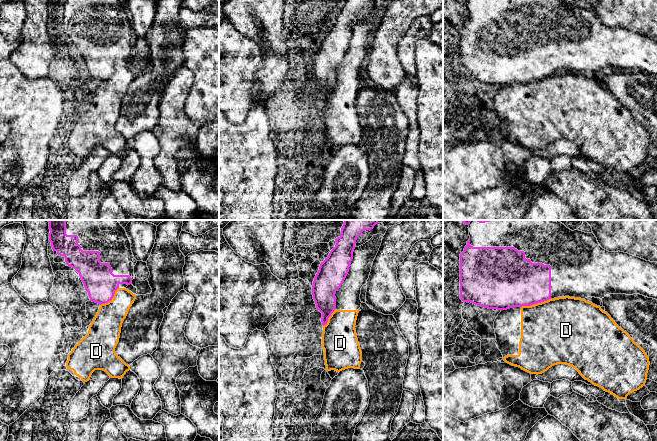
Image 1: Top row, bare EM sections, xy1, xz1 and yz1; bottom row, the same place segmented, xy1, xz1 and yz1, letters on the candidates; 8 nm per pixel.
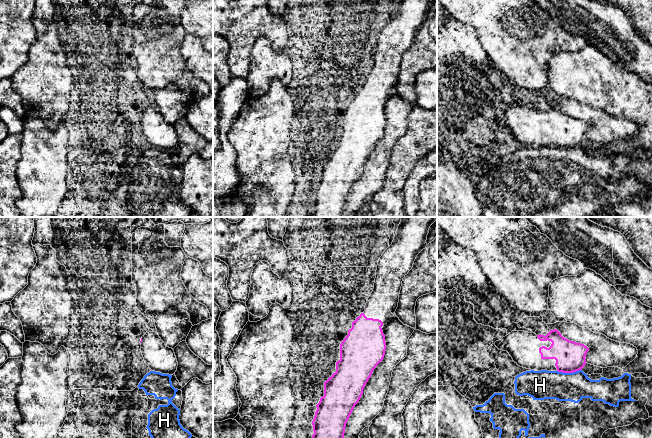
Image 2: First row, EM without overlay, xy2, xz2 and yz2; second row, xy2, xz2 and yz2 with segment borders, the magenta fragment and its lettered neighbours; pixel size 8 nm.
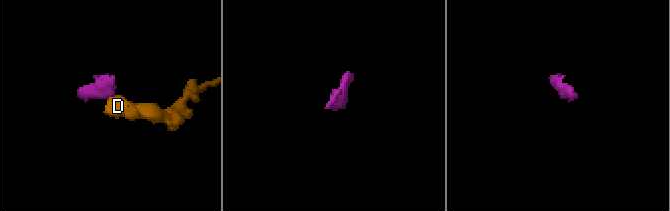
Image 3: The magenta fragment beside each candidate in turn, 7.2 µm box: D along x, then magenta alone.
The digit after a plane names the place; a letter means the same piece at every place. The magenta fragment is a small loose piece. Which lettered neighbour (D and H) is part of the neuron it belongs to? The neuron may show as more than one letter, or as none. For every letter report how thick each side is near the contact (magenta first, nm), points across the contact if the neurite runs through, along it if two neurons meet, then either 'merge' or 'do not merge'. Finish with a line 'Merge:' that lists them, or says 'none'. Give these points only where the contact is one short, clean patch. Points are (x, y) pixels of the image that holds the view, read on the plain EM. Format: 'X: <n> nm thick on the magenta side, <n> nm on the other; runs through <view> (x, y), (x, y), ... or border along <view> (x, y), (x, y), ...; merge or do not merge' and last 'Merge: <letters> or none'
D: 420 nm thick on the magenta side, 480 nm on the other; border along yz1 (550, 74), (521, 83); do not merge
H: 240 nm thick on the magenta side, 220 nm on the other; border along yz2 (581, 145), (575, 148), (557, 147); do not merge
Merge: none

